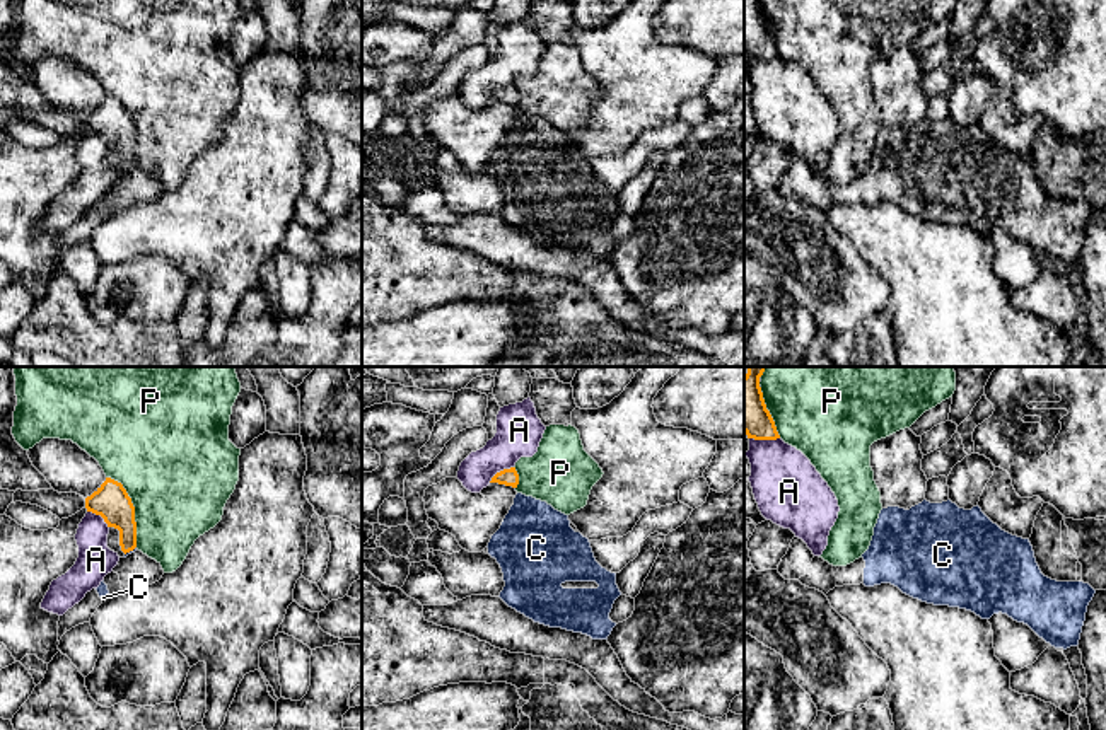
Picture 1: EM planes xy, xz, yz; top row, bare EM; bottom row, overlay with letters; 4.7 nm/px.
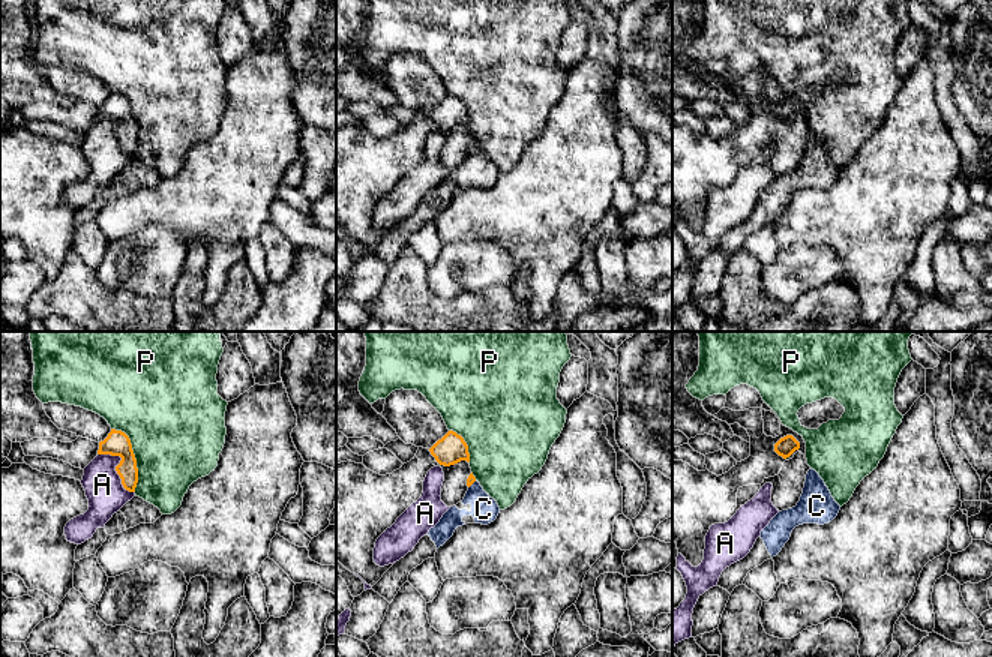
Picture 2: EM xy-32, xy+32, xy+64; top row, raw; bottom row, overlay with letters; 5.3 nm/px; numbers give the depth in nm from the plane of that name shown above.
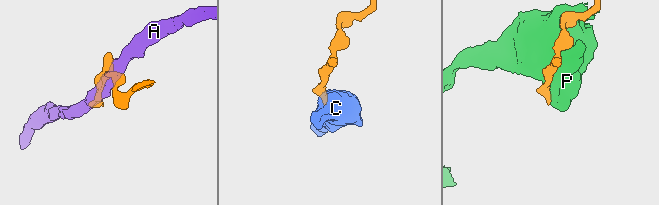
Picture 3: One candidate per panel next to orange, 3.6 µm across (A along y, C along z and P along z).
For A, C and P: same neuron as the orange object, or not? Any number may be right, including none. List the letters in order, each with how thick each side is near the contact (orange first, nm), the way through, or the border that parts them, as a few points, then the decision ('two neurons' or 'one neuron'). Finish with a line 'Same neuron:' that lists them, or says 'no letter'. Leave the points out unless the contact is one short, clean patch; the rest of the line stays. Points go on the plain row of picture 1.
A: calibres 80 and 220 nm; two neurons
C: calibres 170 and 20 nm; border xy (135, 164), (125, 173); two neurons
P: calibres 170 and 480 nm; two neurons
Same neuron: no letter

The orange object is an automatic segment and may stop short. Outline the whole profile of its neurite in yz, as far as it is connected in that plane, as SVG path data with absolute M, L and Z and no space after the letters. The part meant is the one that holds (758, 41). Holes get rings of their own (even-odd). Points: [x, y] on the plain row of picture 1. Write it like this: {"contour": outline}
{"contour": "M744 0L744 51L754 58L780 56L775 39L766 27L760 0Z"}

